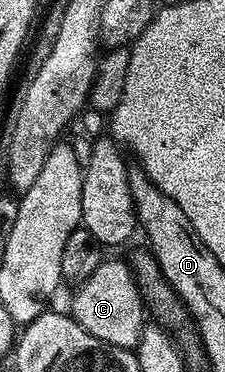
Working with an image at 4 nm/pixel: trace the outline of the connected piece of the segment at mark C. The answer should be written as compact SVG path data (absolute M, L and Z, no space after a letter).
M110 258L100 262L93 273L76 285L79 287L71 298L69 313L77 324L81 324L81 328L85 328L85 332L89 332L89 336L97 336L97 340L110 346L134 351L145 325L143 297L130 265L126 261L118 262Z

